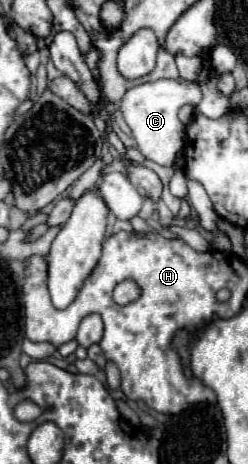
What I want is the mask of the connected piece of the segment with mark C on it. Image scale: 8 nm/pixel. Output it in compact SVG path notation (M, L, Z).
M180 77L160 79L160 81L140 85L140 99L122 99L120 111L124 115L124 121L132 129L132 135L142 155L158 165L174 167L176 157L184 147L184 137L186 137L186 127L178 119L178 111L182 105L196 107L200 101L202 101L202 89L198 81L186 81Z

